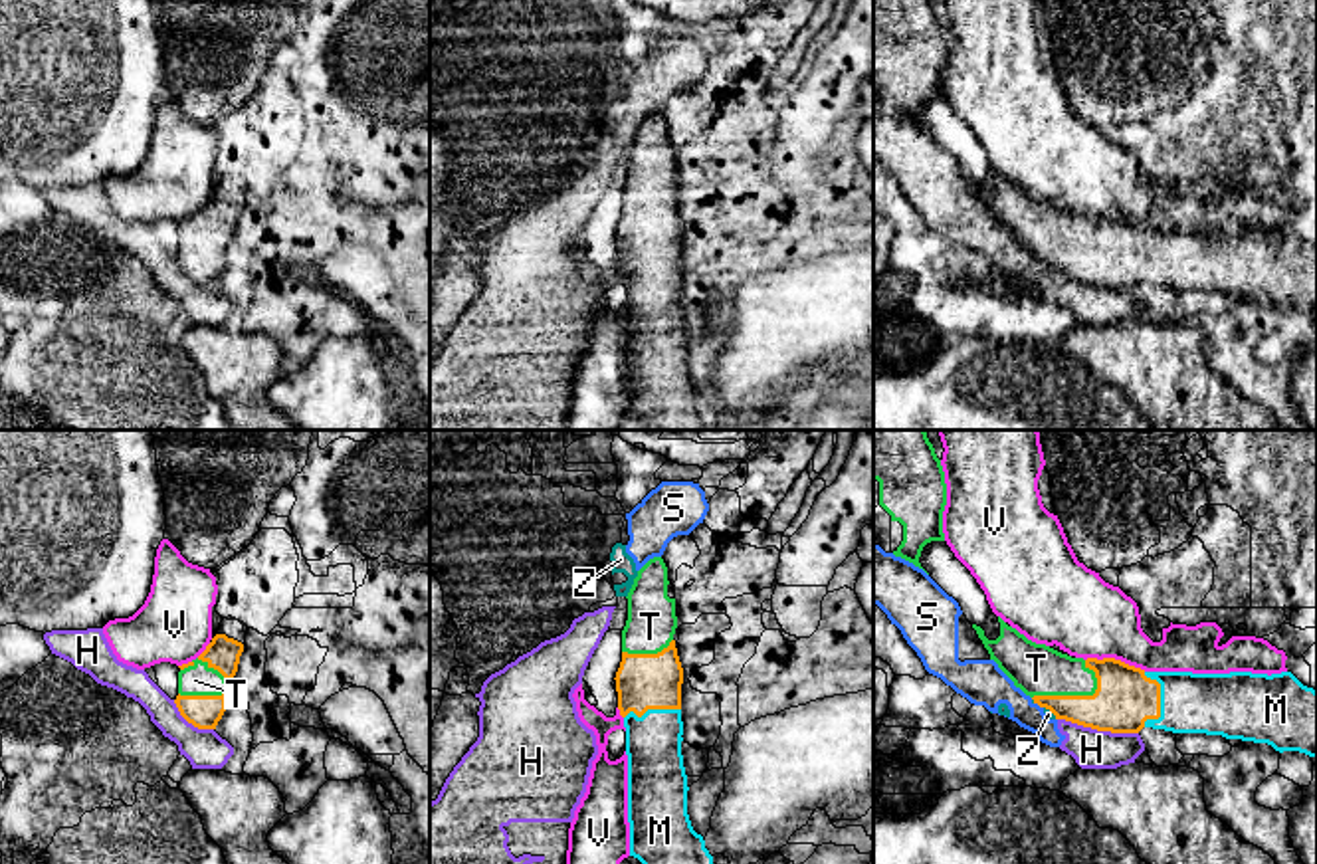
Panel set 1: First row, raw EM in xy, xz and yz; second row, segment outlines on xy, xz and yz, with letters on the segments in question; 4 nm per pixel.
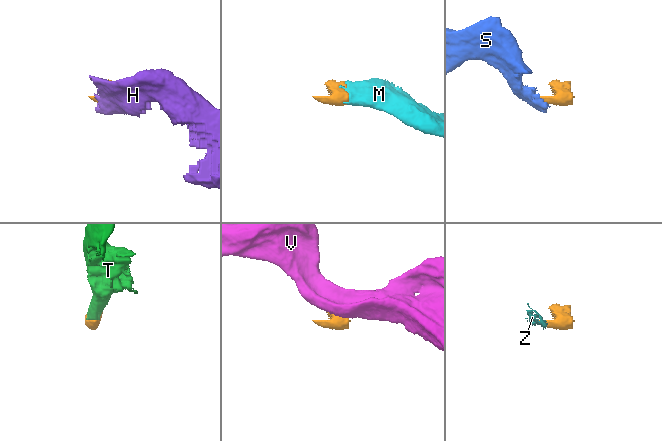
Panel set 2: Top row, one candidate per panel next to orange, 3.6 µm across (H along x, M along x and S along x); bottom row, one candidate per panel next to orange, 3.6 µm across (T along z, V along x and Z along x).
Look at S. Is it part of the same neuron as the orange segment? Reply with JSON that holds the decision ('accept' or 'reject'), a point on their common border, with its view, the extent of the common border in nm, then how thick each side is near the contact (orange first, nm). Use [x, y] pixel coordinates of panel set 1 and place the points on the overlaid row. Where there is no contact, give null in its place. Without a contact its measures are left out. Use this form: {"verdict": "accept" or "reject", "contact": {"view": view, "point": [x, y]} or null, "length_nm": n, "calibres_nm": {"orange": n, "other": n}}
{"verdict": "reject", "contact": {"view": "yz", "point": [1038, 704]}, "length_nm": 50, "calibres_nm": {"orange": 140, "other": 180}}

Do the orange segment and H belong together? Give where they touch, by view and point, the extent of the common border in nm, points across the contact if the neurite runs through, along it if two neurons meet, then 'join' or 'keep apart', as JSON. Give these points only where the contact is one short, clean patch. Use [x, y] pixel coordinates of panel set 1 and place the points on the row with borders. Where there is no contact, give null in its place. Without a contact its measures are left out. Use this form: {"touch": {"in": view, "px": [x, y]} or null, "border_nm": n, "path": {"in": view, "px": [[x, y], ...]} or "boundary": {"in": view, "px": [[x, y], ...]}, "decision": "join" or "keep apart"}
{"touch": {"in": "yz", "px": [1098, 730]}, "border_nm": 340, "boundary": {"in": "yz", "px": [[1058, 718], [1088, 728], [1137, 734]]}, "decision": "keep apart"}

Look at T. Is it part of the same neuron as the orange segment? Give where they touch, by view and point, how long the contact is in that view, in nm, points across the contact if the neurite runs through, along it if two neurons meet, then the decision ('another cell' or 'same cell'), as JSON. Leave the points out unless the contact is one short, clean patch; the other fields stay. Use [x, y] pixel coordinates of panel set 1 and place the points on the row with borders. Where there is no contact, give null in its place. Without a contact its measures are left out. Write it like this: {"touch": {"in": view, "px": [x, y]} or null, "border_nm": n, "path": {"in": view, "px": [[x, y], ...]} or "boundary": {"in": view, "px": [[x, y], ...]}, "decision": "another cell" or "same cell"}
{"touch": {"in": "yz", "px": [1072, 696]}, "border_nm": 280, "path": {"in": "yz", "px": [[1125, 698], [1072, 696], [1036, 668]]}, "decision": "same cell"}

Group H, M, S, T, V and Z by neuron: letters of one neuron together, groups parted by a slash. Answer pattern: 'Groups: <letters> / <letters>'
Groups: H S Z / M T / V

